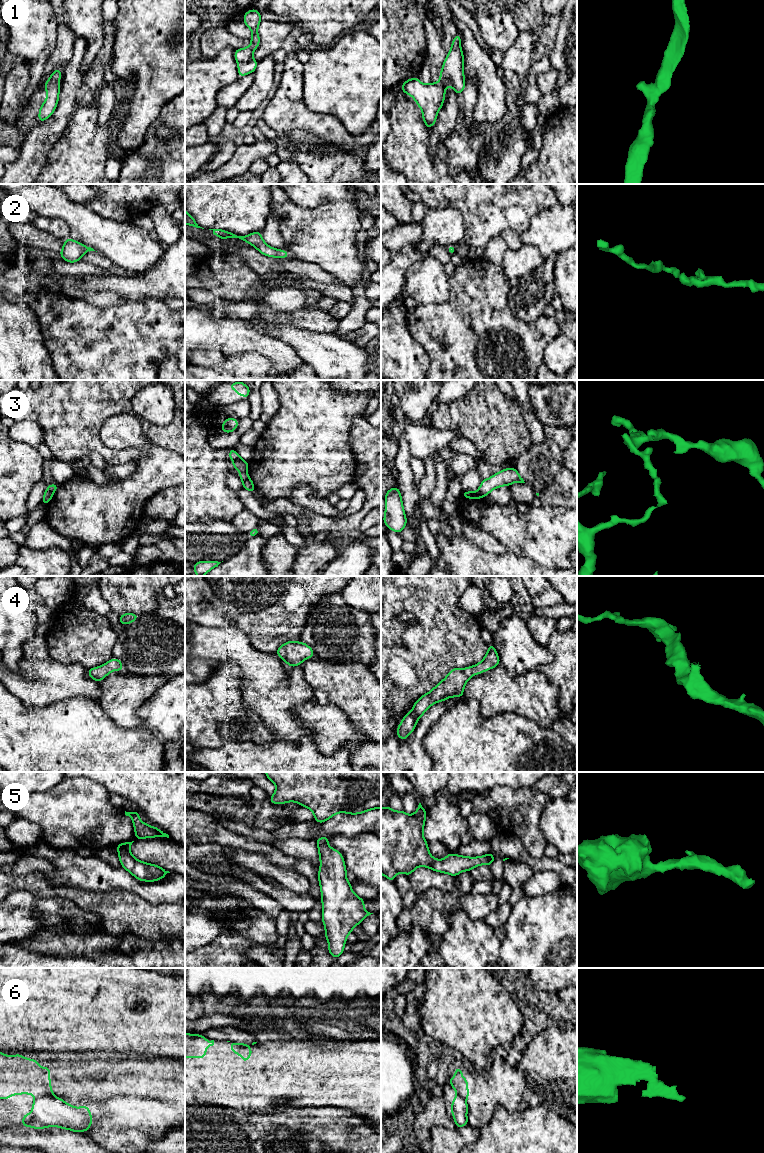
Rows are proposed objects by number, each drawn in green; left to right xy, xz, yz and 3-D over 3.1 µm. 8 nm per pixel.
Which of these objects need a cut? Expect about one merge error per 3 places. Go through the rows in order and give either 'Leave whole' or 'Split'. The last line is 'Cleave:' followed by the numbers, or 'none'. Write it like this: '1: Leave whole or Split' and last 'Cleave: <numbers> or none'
1: Leave whole
2: Leave whole
3: Split
4: Leave whole
5: Leave whole
6: Split
Cleave: 3, 6

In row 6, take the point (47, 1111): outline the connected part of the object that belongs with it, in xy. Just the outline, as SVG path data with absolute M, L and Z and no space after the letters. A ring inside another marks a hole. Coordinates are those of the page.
M42 1096L34 1100L31 1114L23 1114L22 1126L37 1130L57 1126L83 1133L91 1128L92 1120L88 1105L76 1108L61 1098Z

